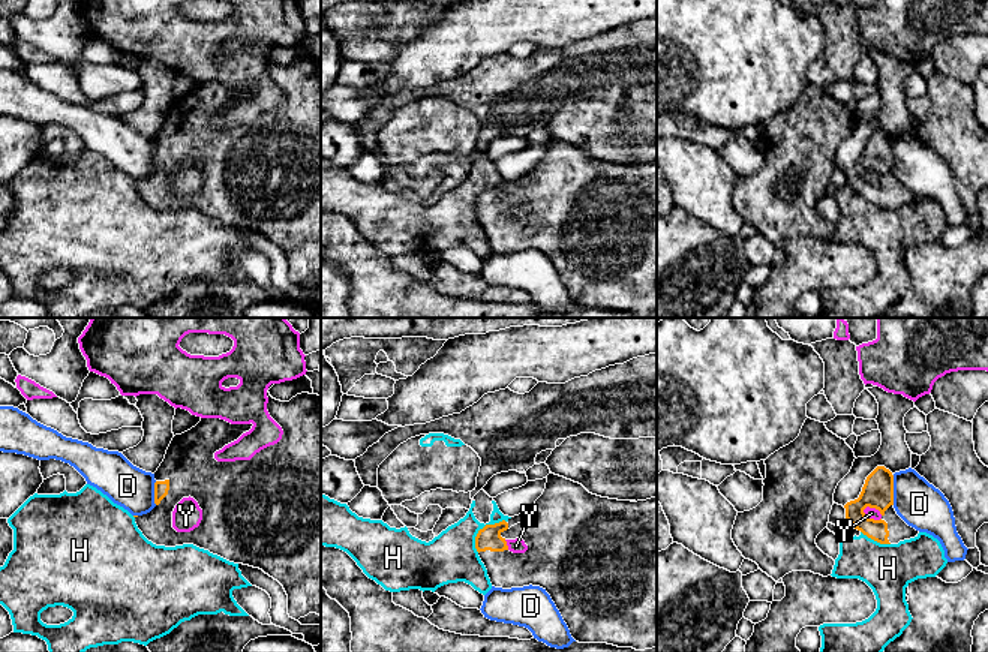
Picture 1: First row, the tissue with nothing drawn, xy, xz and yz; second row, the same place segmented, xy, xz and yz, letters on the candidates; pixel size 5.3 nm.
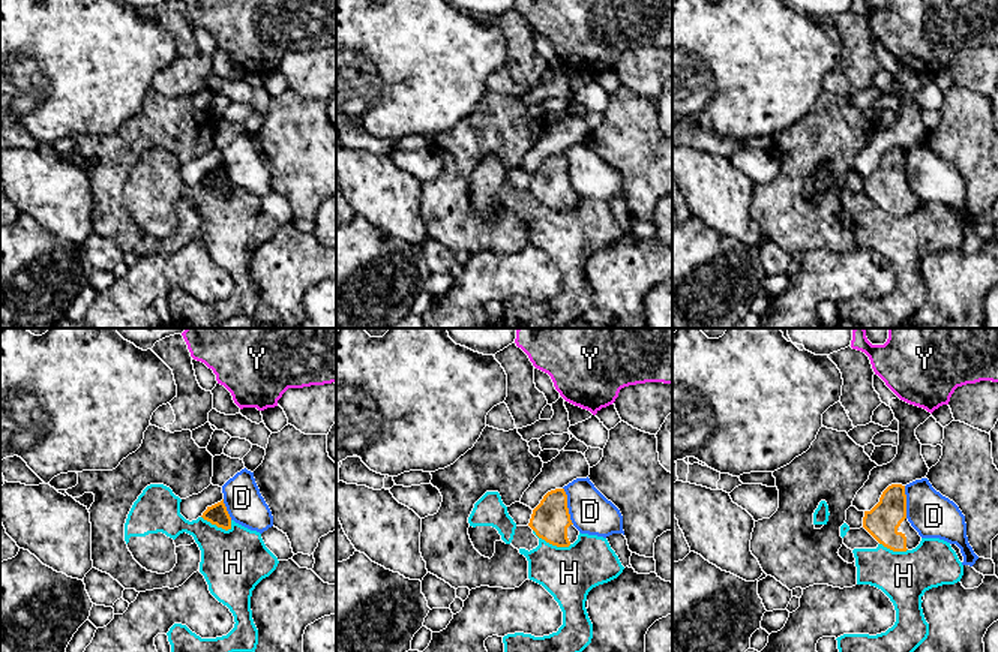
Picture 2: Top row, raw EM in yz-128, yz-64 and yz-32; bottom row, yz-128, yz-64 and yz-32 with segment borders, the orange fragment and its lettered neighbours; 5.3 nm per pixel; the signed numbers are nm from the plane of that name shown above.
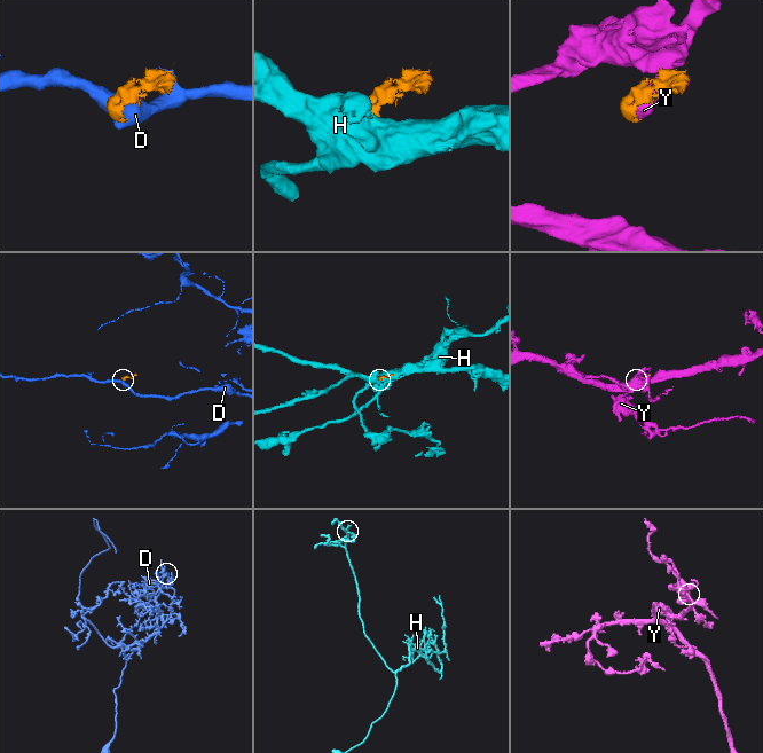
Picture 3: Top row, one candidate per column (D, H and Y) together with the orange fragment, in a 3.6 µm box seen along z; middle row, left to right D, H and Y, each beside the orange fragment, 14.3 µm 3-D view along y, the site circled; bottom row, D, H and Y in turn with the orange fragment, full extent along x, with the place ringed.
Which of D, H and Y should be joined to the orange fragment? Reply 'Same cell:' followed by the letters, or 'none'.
Same cell: none

